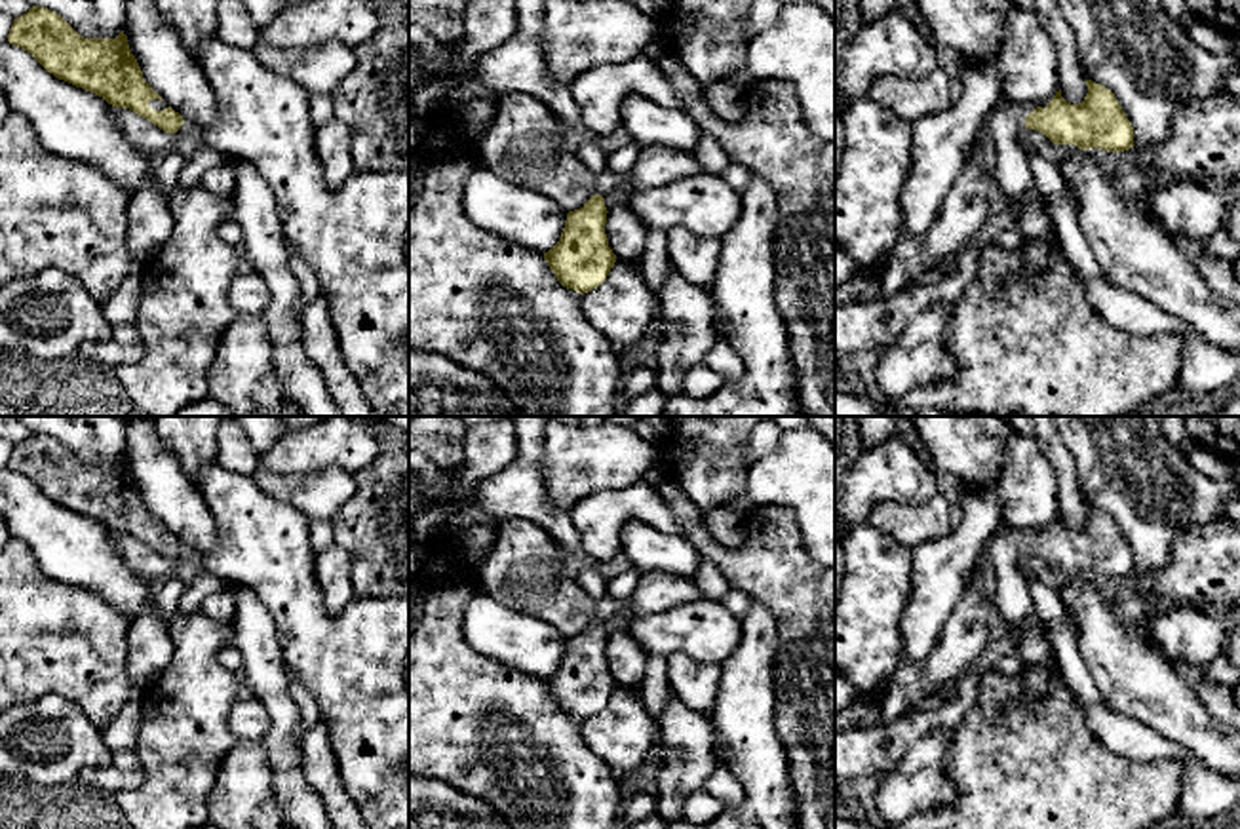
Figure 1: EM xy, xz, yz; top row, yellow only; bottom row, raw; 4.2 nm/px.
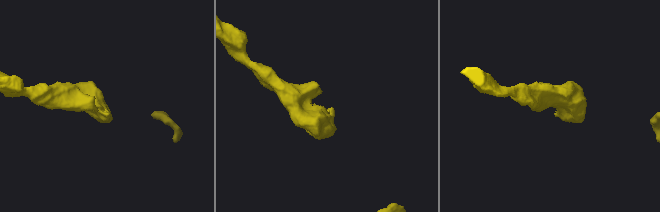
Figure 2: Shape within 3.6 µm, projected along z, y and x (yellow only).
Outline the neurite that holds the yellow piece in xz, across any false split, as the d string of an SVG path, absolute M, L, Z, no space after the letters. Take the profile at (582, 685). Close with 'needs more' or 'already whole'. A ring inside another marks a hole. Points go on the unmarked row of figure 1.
M599 620L567 639L559 667L544 679L563 713L584 721L607 705L616 688L605 660L607 639L605 624Z | already whole

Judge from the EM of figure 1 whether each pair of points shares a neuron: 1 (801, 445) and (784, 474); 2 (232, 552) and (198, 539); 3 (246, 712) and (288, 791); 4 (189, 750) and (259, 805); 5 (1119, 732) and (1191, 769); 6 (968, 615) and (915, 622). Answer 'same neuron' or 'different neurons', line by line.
1: same neuron
2: different neurons
3: different neurons
4: different neurons
5: same neuron
6: different neurons

